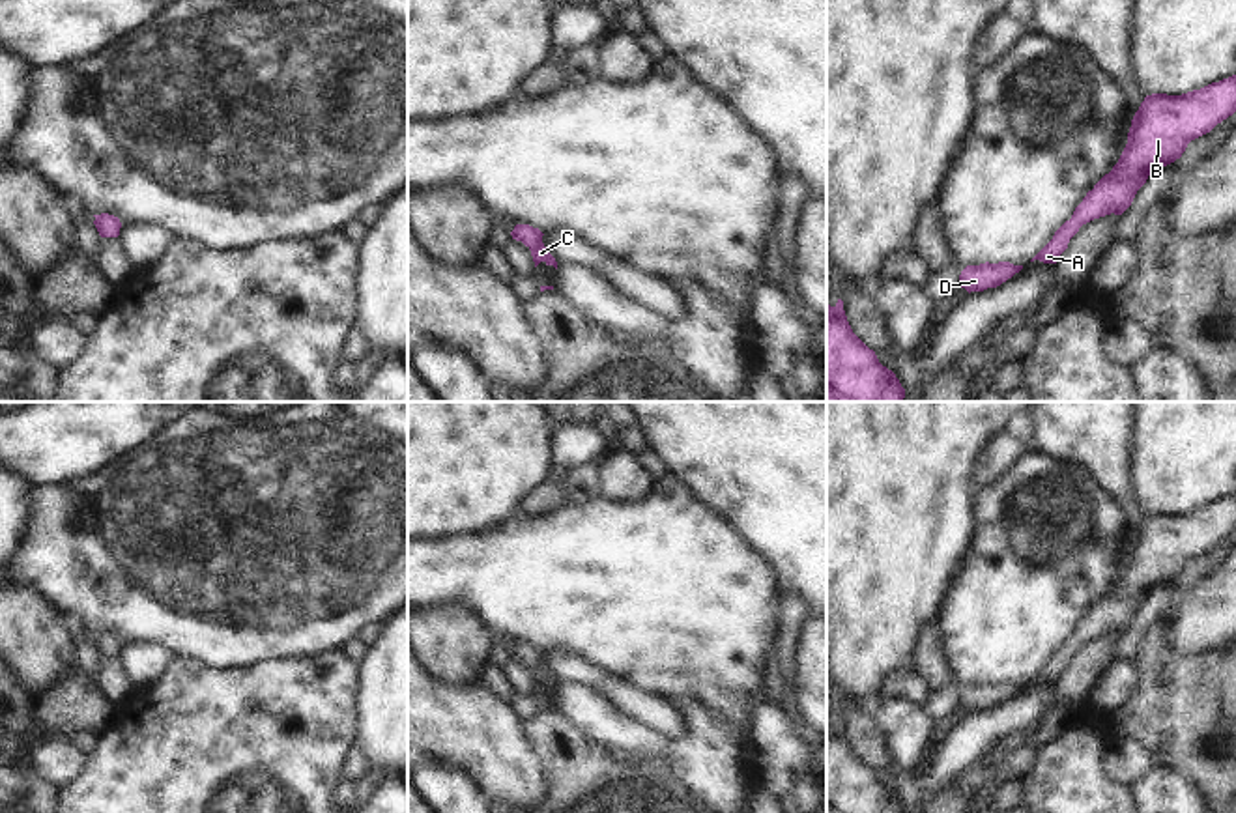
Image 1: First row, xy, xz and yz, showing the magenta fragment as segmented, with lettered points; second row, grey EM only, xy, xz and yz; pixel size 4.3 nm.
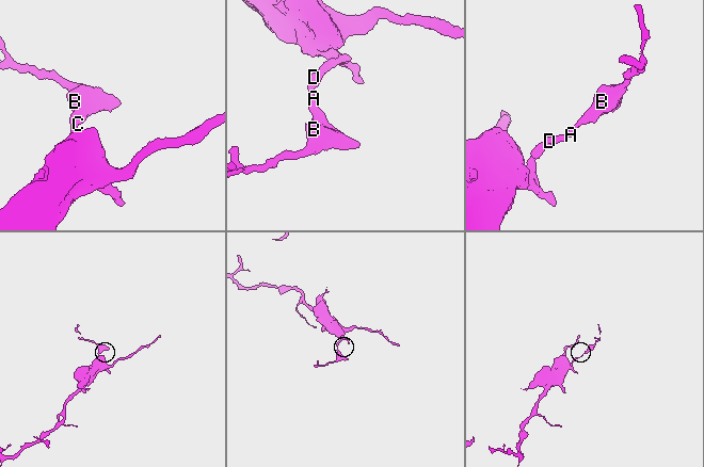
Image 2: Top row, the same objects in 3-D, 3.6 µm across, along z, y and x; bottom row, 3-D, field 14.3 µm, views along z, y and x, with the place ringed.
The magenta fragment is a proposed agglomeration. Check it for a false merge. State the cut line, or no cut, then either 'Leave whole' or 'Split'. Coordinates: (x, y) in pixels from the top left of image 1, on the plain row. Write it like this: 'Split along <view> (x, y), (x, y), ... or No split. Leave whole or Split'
No split. Leave whole.

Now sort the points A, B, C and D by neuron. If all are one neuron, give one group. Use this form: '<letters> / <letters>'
A B C D

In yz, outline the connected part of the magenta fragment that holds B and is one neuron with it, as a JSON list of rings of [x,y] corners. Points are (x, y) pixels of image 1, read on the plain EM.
[[[1236,493],[1182,514],[1146,514],[1131,538],[1118,581],[1030,680],[1056,682],[1083,643],[1111,632],[1122,634],[1156,587],[1180,578],[1191,559],[1234,531]]]

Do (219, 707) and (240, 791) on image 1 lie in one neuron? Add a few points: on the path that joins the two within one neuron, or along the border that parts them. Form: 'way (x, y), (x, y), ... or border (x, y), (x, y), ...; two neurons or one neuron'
way (219, 727), (219, 770); one neuron

